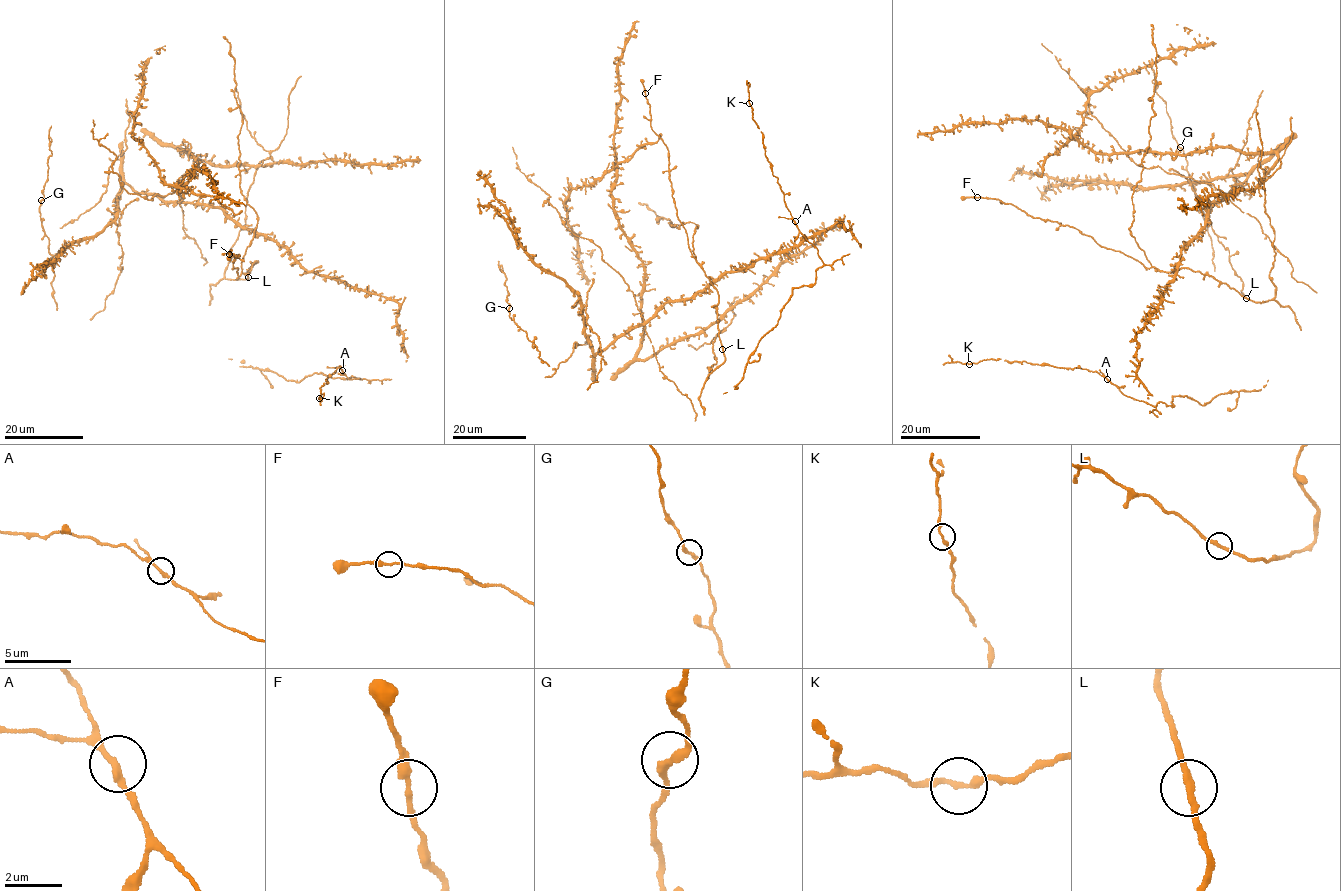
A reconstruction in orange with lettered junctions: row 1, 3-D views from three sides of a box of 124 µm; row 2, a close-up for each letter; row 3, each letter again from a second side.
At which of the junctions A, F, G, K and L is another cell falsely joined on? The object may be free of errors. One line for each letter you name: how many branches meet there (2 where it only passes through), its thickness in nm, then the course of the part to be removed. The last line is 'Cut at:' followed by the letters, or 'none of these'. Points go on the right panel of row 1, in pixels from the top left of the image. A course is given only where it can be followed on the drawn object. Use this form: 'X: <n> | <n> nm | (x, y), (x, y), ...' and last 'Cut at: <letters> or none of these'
Cut at: none of these

